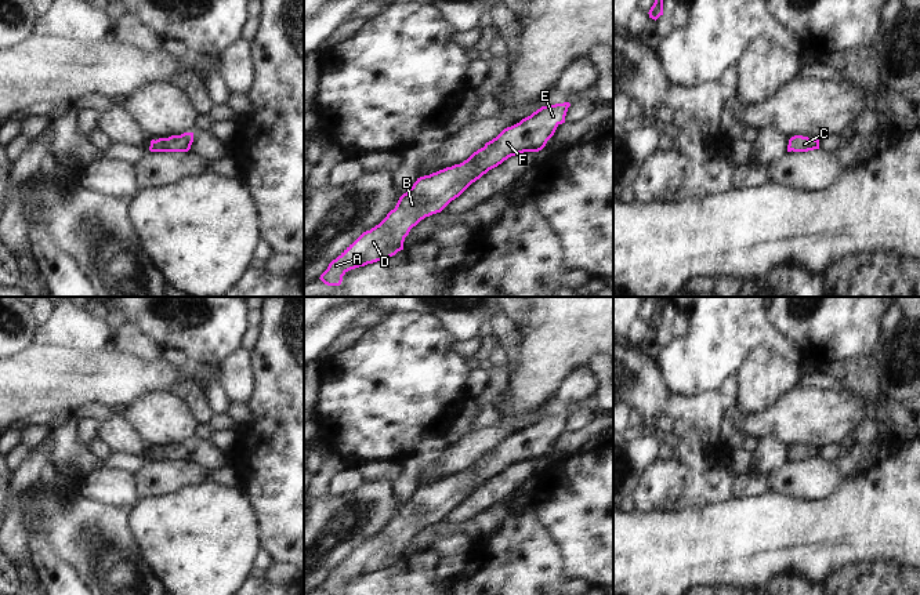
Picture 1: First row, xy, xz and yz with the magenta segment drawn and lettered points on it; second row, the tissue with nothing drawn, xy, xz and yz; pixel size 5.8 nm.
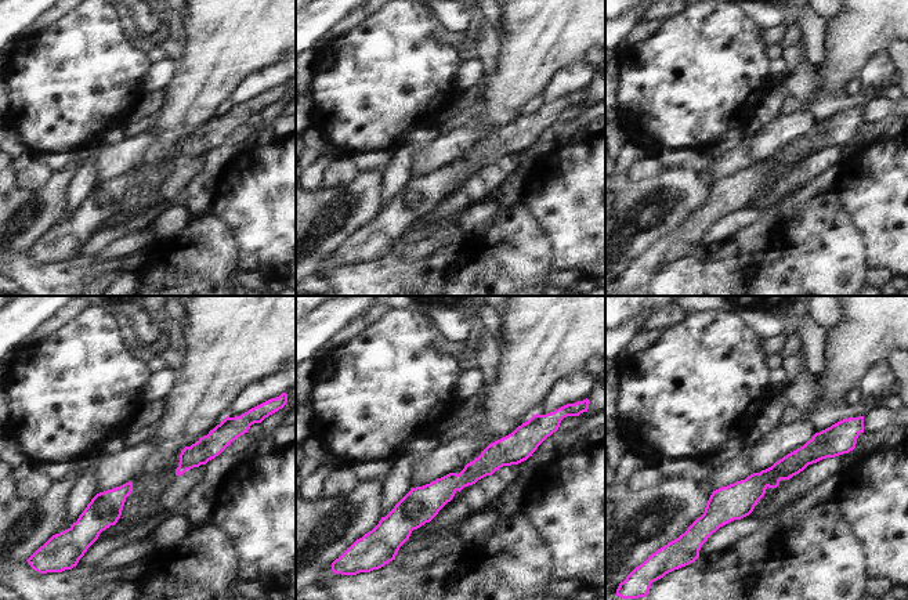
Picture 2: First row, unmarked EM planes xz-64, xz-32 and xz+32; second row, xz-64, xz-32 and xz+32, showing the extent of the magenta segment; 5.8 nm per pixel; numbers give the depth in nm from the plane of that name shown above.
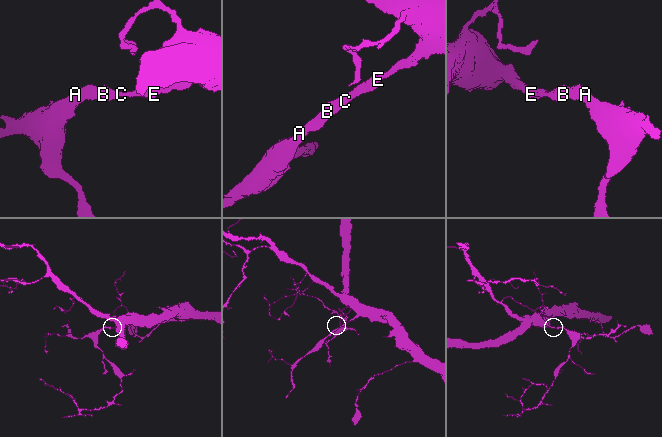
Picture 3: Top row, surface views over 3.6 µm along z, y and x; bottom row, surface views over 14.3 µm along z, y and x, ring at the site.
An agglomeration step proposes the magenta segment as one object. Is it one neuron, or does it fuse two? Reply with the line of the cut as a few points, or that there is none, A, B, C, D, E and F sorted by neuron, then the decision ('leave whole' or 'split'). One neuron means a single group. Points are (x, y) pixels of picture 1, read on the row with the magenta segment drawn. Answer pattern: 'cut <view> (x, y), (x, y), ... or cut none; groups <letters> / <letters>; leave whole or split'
cut none; groups A B C D E F; leave whole

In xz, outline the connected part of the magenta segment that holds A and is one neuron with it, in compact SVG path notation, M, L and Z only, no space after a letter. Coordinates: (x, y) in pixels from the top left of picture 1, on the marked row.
M569 102L542 106L504 128L463 163L417 178L399 197L395 208L333 260L319 279L327 286L340 286L348 271L384 261L403 250L405 237L413 226L425 217L441 213L489 170L511 156L542 150L557 127L565 123L569 106Z

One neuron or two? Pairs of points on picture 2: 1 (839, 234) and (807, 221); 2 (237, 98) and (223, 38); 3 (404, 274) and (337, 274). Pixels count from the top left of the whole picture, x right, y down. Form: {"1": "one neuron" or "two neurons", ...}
{"1": "one neuron", "2": "two neurons", "3": "one neuron"}

